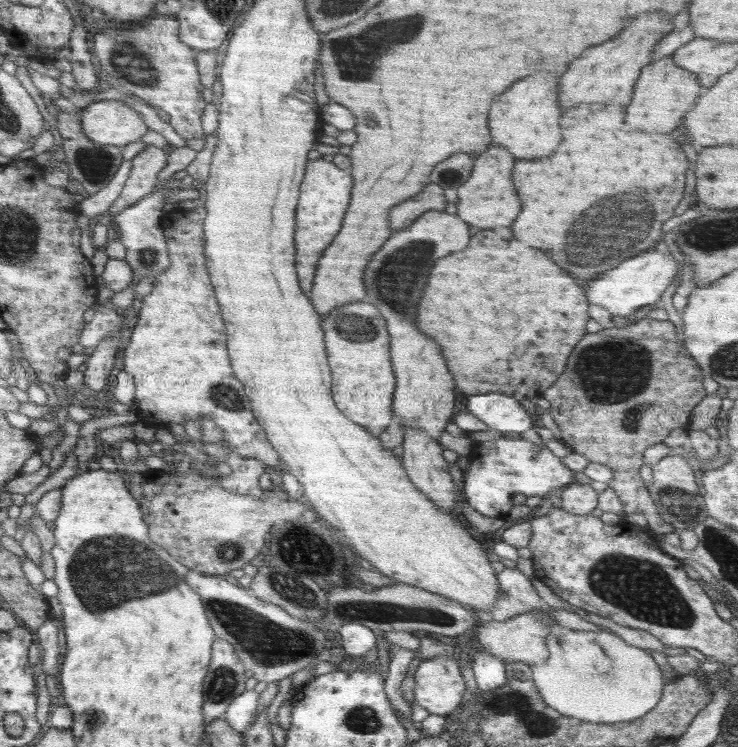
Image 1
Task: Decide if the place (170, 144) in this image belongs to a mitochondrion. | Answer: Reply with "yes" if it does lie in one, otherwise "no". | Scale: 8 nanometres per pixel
no

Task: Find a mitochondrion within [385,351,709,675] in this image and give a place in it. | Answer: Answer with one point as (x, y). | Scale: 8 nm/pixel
(644, 589)

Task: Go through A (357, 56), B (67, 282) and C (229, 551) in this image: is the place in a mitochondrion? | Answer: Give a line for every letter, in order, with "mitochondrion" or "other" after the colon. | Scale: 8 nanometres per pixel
A: mitochondrion
B: other
C: mitochondrion

